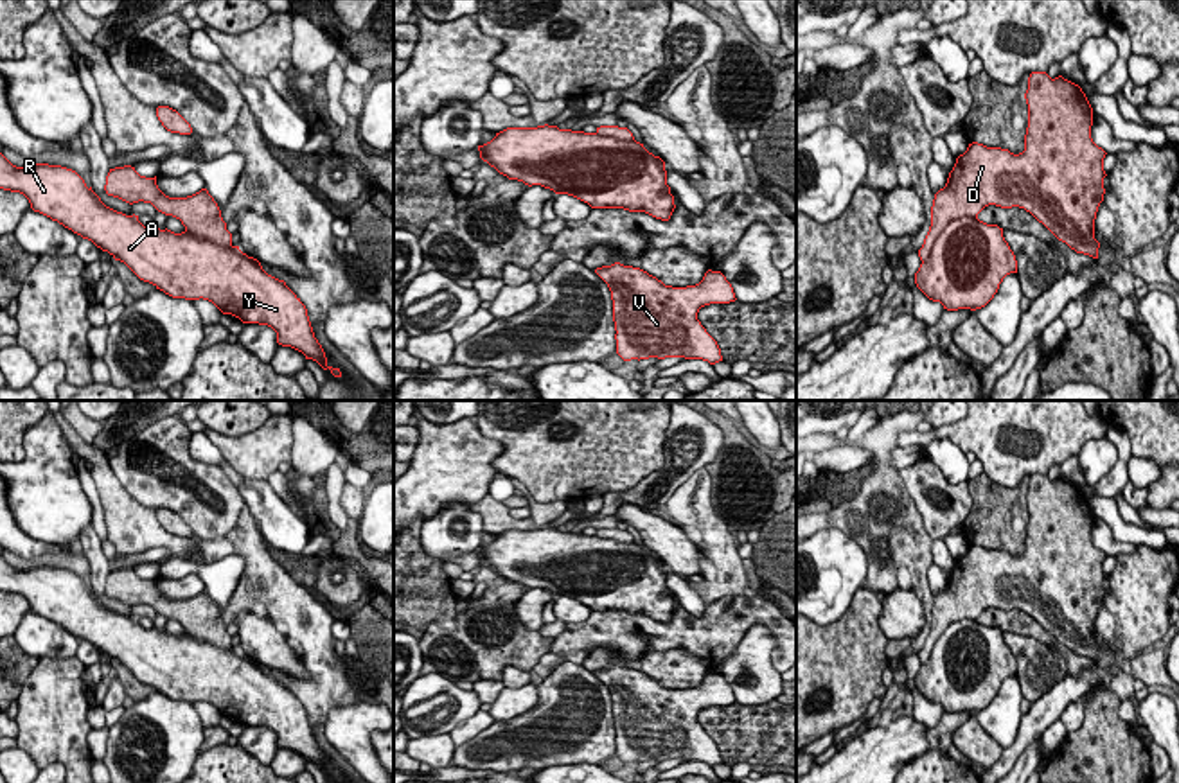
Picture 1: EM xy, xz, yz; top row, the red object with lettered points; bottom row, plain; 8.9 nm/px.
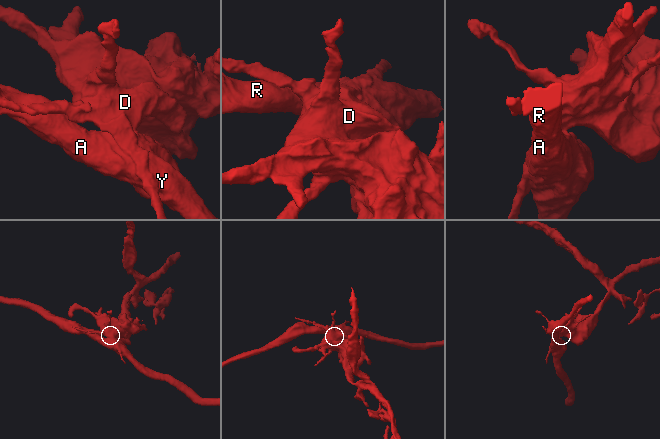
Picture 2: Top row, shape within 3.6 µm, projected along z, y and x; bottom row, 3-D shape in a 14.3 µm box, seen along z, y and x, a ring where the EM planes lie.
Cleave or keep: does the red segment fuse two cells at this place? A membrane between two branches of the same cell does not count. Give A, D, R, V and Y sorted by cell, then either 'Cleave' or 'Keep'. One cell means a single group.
Groups: A R Y / D V. Cleave

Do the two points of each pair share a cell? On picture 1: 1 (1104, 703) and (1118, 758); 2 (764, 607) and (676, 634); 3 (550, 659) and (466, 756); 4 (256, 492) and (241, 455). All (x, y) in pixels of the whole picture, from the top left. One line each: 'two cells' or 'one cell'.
1: one cell
2: one cell
3: two cells
4: two cells

